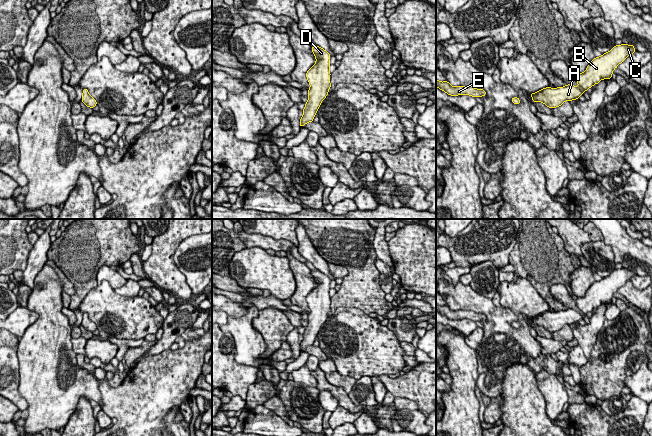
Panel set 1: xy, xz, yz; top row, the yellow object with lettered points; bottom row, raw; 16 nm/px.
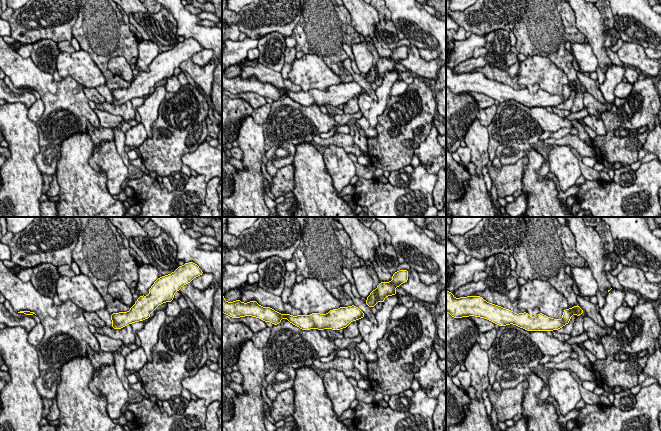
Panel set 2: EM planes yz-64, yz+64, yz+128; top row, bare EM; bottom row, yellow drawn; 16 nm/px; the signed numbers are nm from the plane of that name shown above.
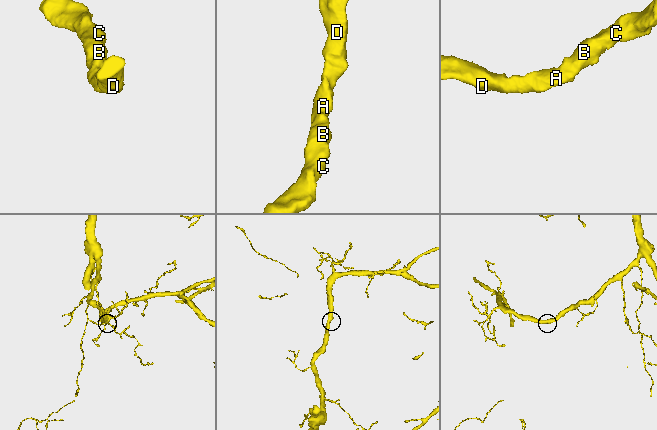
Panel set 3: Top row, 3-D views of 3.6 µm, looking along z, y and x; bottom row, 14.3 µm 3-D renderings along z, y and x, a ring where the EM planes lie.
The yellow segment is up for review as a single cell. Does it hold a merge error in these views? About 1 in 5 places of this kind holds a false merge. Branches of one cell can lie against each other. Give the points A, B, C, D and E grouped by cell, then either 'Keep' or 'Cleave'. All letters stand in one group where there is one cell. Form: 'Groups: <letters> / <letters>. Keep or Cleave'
Groups: A B C D E. Keep

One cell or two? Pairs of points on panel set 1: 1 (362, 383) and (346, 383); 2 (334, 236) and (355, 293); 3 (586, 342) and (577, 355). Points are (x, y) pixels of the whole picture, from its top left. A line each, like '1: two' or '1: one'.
1: two
2: one
3: two

